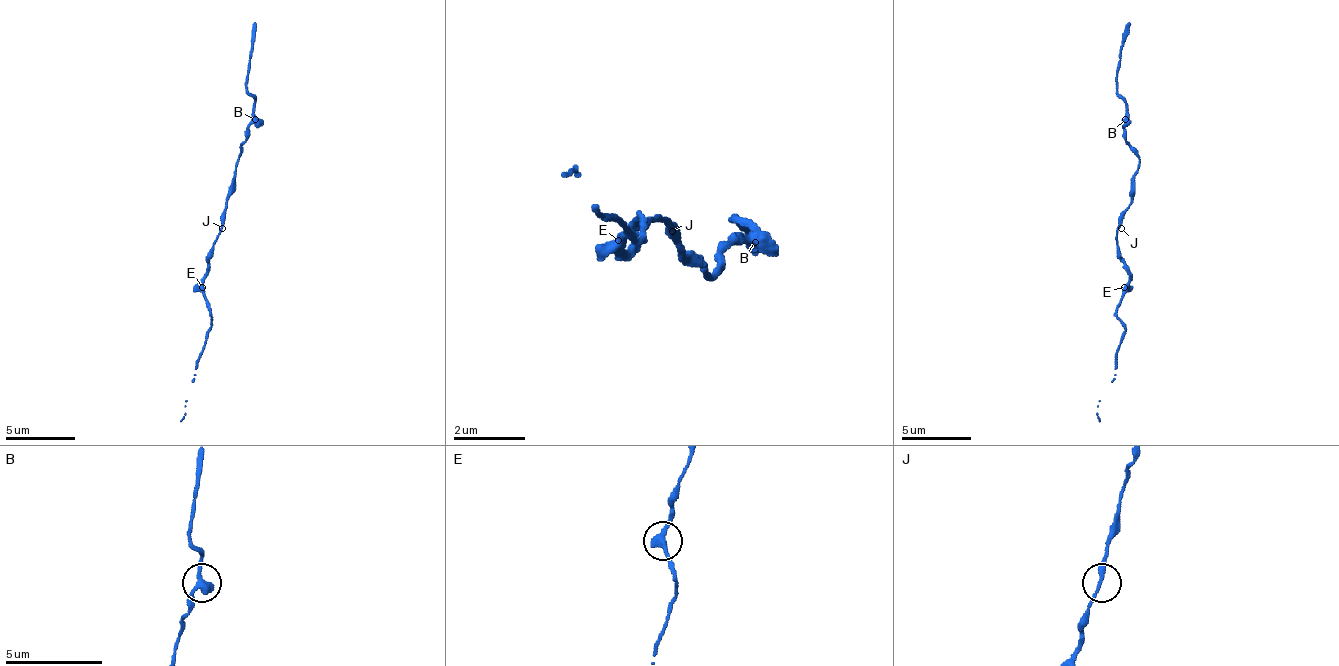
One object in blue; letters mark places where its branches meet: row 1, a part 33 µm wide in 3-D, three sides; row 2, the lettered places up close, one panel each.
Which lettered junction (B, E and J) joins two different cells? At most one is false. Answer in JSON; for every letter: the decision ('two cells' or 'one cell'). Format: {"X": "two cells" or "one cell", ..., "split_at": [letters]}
{"B": "one cell", "E": "one cell", "J": "one cell", "split_at": []}

